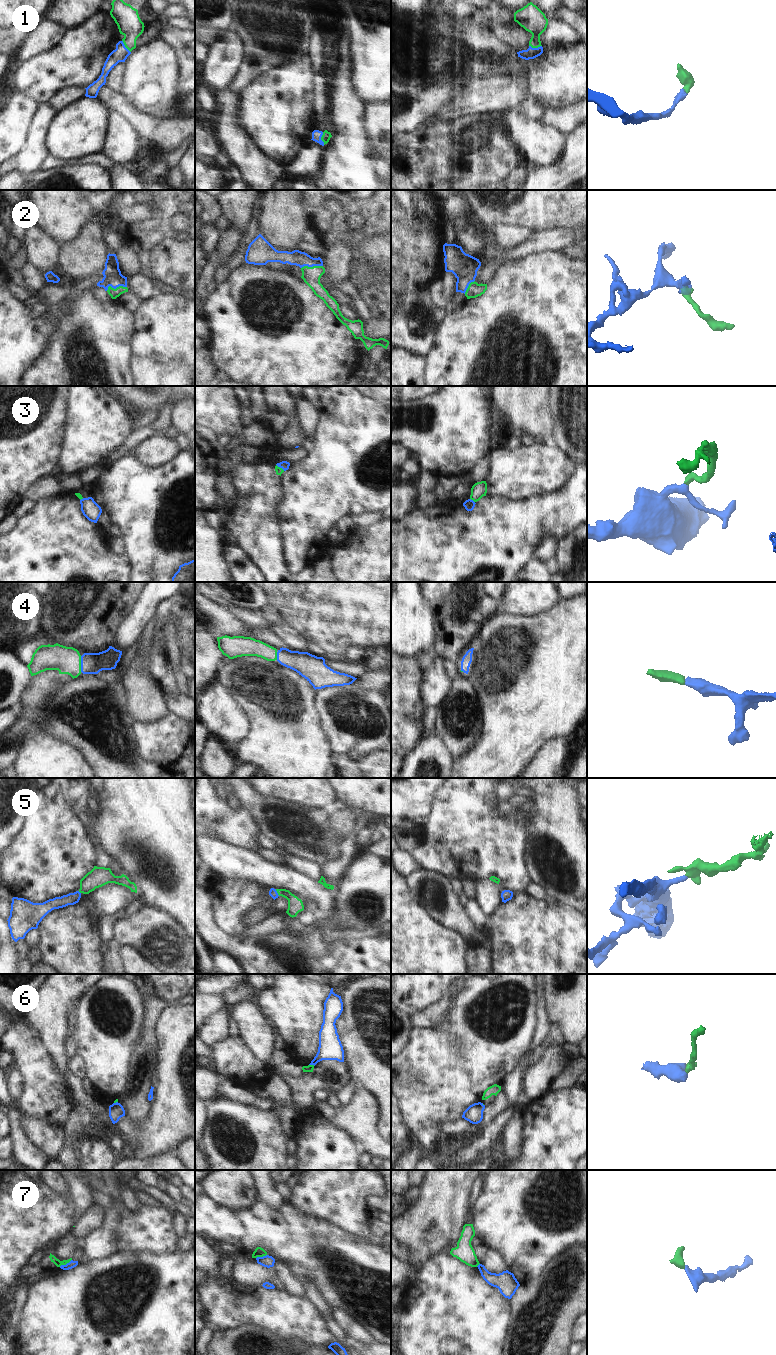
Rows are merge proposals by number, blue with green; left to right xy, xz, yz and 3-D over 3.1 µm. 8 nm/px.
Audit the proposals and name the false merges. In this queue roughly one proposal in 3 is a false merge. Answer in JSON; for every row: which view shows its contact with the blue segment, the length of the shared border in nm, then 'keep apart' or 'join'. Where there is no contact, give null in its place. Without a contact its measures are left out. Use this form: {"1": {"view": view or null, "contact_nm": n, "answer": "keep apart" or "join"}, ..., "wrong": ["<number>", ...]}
{"1": {"view": "xz", "contact_nm": 110, "answer": "join"}, "2": {"view": "xy", "contact_nm": 170, "answer": "join"}, "3": {"view": "yz", "contact_nm": 50, "answer": "join"}, "4": {"view": "xy", "contact_nm": 130, "answer": "join"}, "5": {"view": "xz", "contact_nm": 70, "answer": "join"}, "6": {"view": "xz", "contact_nm": 50, "answer": "keep apart"}, "7": {"view": "xy", "contact_nm": 120, "answer": "keep apart"}, "wrong": ["6", "7"]}

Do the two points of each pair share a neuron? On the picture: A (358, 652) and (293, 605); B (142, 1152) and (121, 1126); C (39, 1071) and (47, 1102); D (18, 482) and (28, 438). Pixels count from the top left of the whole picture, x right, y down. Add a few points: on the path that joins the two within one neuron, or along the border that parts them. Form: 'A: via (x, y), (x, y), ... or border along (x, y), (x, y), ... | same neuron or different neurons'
A: border along (362, 647), (350, 646), (344, 653) | different neurons
B: via (142, 1145), (128, 1130) | same neuron
C: via (41, 1079), (45, 1094) | same neuron
D: via (18, 471), (18, 449) | same neuron

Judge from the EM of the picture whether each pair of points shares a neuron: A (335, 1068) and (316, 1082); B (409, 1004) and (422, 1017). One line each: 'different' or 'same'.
A: different
B: different

